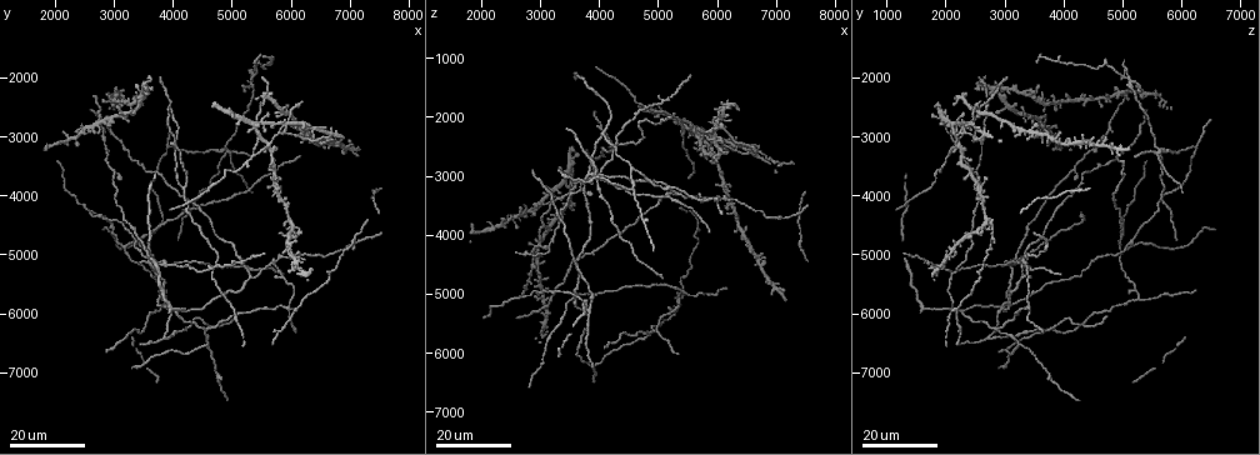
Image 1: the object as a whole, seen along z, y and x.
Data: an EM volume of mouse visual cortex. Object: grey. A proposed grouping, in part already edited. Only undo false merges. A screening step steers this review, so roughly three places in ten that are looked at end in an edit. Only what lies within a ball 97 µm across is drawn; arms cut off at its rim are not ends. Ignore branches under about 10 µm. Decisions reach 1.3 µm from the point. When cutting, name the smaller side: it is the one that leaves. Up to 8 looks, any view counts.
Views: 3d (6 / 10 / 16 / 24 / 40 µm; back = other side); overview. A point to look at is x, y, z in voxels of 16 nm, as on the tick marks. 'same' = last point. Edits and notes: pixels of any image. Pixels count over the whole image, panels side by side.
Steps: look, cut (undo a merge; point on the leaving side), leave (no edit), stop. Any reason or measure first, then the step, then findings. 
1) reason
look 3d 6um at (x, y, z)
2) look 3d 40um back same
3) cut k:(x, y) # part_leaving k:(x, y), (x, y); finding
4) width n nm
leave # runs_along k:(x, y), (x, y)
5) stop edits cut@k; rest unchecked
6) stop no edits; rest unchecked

arms part here
look 3d 24um at (4600, 6500, 3250)

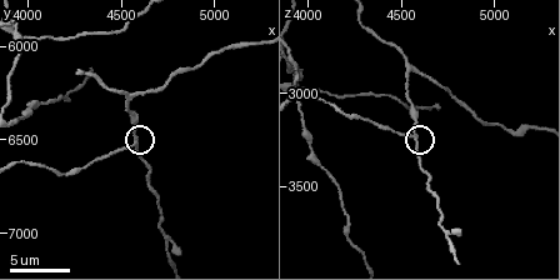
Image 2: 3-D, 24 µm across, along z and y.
look 3d 6um at (4560, 6520, 3240)

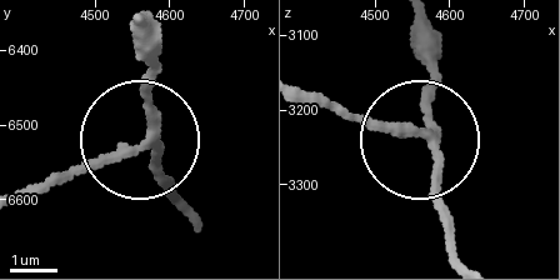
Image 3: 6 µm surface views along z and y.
width 200 nm
leave # one neuron here

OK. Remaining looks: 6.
three arms meet
look 3d 16um at (3850, 6400, 2750)

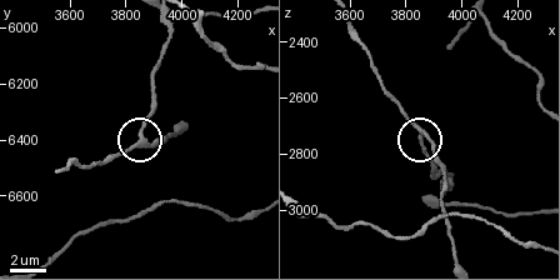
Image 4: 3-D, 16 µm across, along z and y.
look 3d 6um at (3860, 6410, 2730)

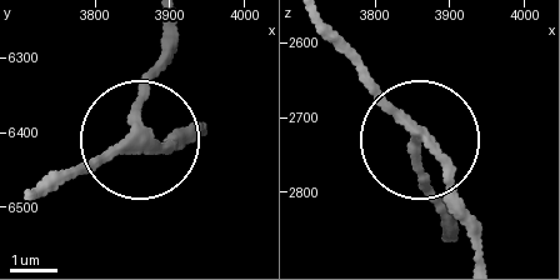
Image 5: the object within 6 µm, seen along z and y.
leave # runs_along 5:(173, 24), (136, 133), (164, 144), (204, 133); continuous, no second neuron

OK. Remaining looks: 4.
side arm on a straight run
look 3d 16um at (3800, 5750, 5300)

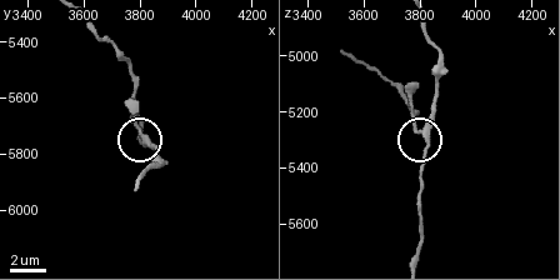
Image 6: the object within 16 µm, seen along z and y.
look 3d 10um at (3830, 5760, 5260)

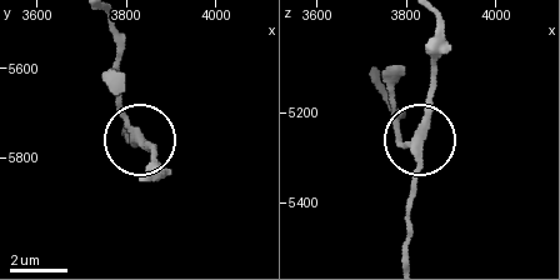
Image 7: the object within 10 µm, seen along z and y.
arms 3
leave # continuous, no second neuron

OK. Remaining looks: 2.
arms part here
look 3d 16um at (5950, 2950, 2350)

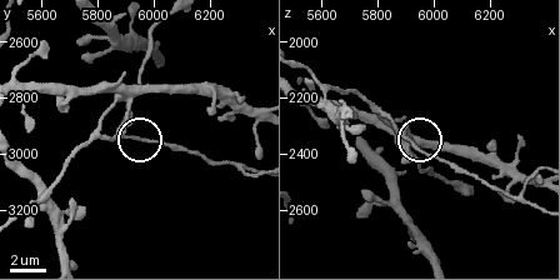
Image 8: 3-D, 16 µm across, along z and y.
look 3d 6um at (5900, 2950, 2340)

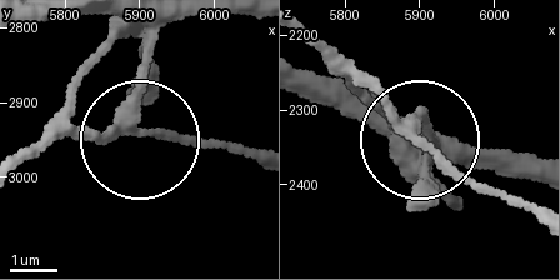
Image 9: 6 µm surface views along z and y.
width 210 nm
leave # runs_along 9:(23, 163), (71, 135), (258, 146); one neuron here

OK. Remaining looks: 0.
stop no edits; rest unchecked

